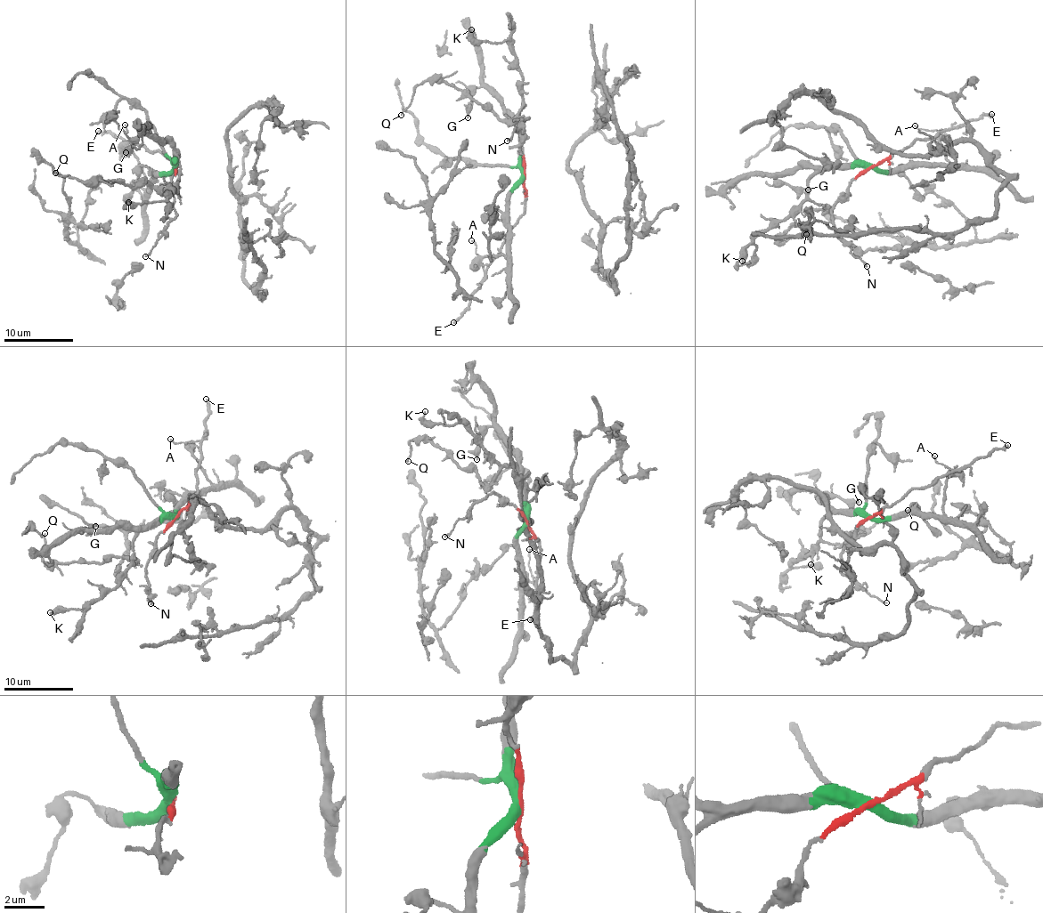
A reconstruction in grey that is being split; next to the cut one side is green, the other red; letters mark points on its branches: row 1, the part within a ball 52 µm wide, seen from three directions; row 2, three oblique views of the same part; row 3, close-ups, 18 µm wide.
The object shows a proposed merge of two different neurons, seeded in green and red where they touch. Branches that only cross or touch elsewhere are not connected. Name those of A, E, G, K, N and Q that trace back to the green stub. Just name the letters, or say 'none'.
G, K, Q

